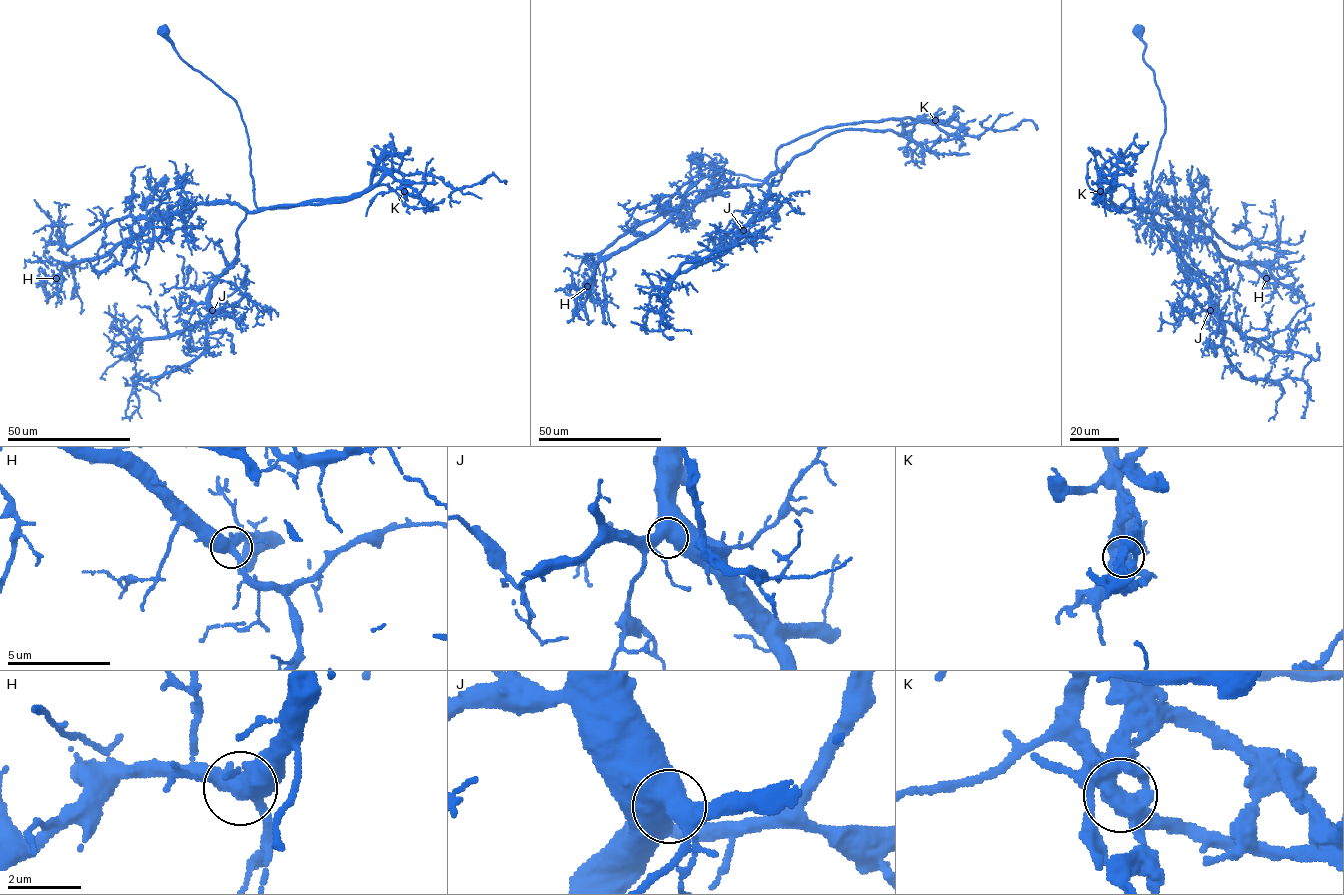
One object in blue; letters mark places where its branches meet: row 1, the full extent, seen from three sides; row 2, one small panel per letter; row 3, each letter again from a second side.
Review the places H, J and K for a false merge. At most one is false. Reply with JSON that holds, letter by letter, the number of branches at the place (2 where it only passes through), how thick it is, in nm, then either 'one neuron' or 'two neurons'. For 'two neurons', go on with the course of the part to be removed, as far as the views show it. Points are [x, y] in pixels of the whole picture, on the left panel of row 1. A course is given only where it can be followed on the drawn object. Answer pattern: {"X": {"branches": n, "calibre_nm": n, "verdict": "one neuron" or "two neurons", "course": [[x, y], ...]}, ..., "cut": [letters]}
{"H": {"branches": 6, "calibre_nm": 480, "verdict": "one neuron"}, "J": {"branches": 3, "calibre_nm": 480, "verdict": "one neuron"}, "K": {"branches": 3, "calibre_nm": 500, "verdict": "two neurons", "course": [[404, 191], [386, 174], [342, 201], [244, 208], [206, 348], [133, 377], [125, 418]]}, "cut": ["K"]}

